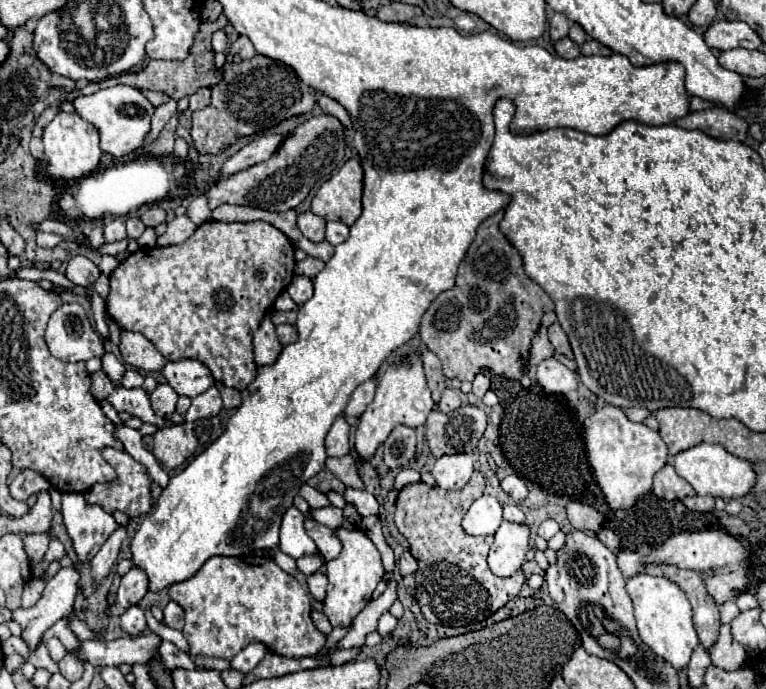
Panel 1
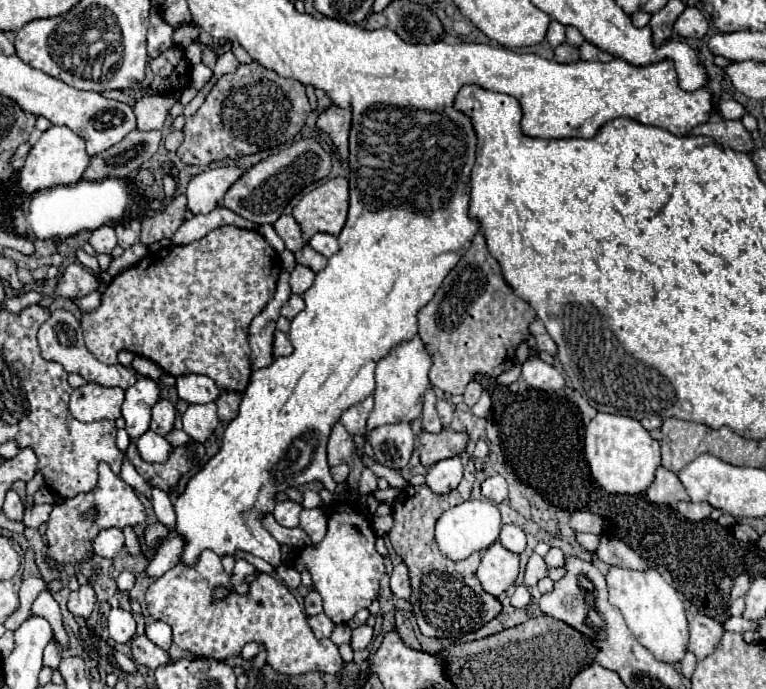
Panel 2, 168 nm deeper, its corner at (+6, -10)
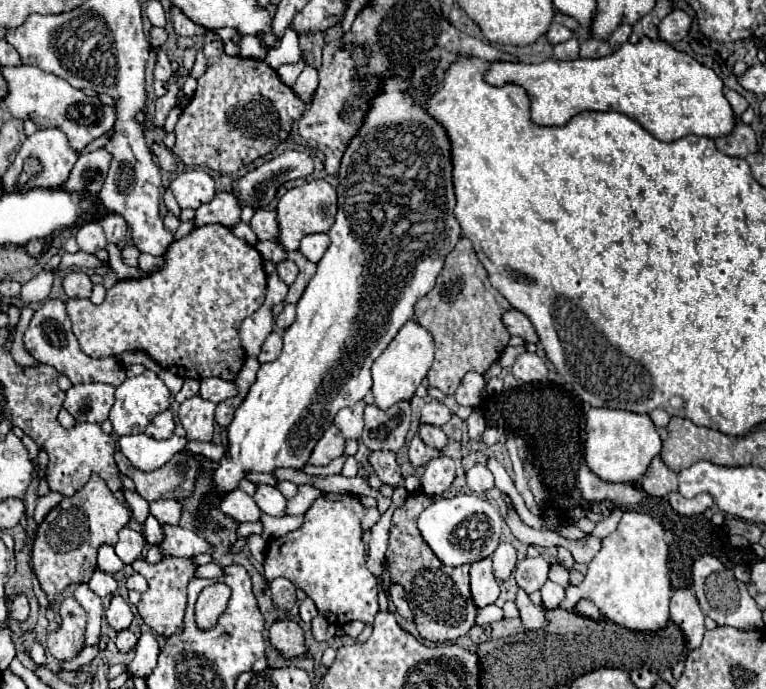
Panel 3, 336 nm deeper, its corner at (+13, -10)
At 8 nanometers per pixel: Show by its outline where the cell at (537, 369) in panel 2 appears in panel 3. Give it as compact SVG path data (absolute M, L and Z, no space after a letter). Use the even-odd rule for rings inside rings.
M525 352L525 354L517 356L511 372L513 372L513 376L517 380L523 380L523 382L541 382L541 380L547 378L547 364L537 354Z

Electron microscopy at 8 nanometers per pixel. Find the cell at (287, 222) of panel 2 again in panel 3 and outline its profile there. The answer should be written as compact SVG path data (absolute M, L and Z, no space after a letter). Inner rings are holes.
M257 210L251 220L251 228L259 240L275 240L279 236L279 220L275 212Z

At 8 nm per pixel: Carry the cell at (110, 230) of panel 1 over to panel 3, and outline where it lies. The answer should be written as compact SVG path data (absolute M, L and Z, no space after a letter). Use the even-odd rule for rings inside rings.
M89 222L89 224L81 226L75 238L77 238L79 248L85 250L85 252L91 252L91 254L95 254L97 250L101 250L101 248L107 246L103 228L99 226L99 222Z

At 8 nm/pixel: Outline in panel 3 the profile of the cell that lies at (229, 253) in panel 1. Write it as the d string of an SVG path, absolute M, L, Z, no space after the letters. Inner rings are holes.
M211 224L195 228L181 240L173 240L163 258L165 266L161 270L139 280L119 280L107 290L107 296L99 306L81 298L71 298L67 302L67 314L73 322L73 332L81 350L91 358L107 358L127 350L139 350L149 354L163 370L181 378L203 380L217 376L229 382L235 380L245 362L239 326L265 302L267 272L261 254L251 244L237 238L227 226Z

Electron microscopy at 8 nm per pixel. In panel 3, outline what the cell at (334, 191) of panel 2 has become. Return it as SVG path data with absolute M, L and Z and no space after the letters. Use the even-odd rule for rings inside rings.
M313 180L301 188L293 188L279 200L279 206L277 206L277 216L279 216L277 240L285 246L285 250L297 250L305 234L329 232L329 228L335 222L335 214L337 214L337 192L329 182Z

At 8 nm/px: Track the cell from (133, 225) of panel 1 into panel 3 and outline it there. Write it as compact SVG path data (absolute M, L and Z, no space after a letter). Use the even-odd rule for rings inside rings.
M109 214L101 220L101 226L105 230L105 236L107 236L107 242L113 242L113 244L119 244L127 238L129 234L129 226L125 222L123 216L119 214Z

